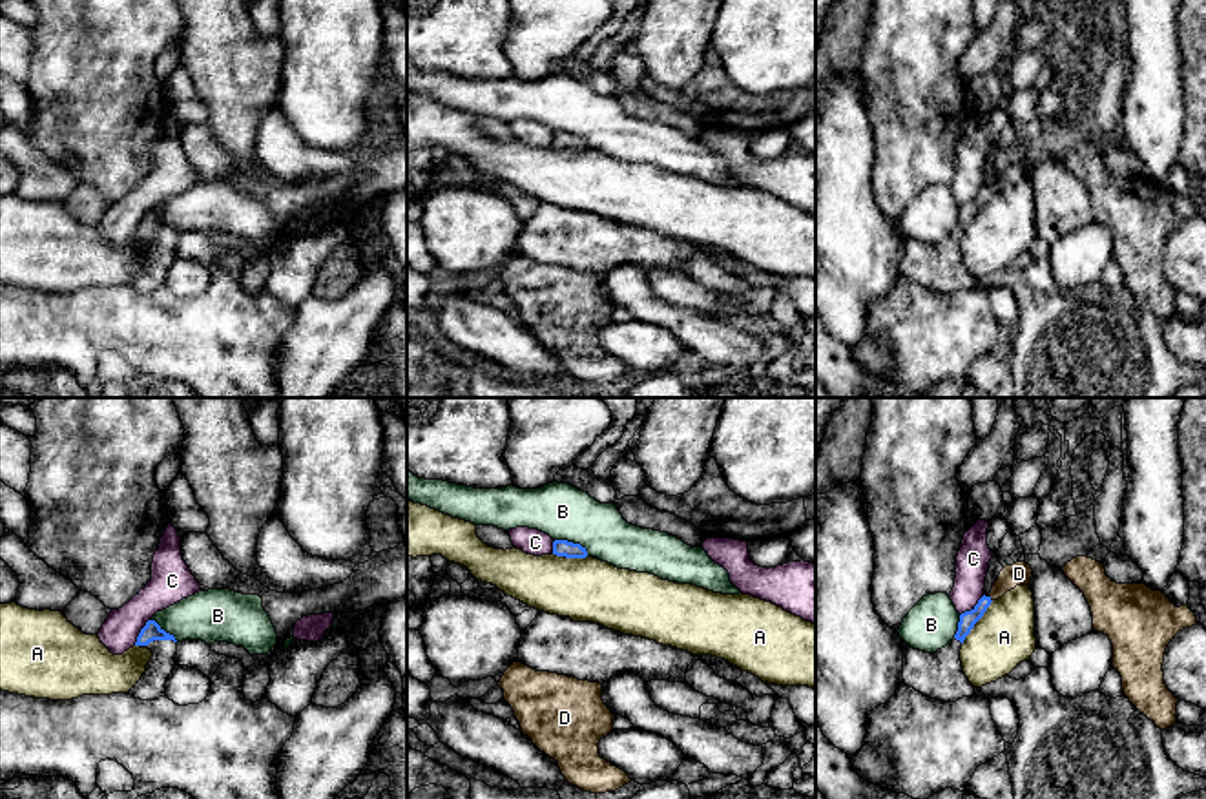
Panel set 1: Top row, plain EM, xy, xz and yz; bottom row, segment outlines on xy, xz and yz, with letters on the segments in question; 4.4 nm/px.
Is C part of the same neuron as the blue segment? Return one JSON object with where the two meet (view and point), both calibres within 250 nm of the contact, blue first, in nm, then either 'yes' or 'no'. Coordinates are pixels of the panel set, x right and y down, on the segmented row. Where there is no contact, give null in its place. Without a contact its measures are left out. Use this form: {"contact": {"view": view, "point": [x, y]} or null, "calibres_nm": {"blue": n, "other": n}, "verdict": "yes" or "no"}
{"contact": {"view": "yz", "point": [971, 610]}, "calibres_nm": {"blue": 70, "other": 150}, "verdict": "no"}

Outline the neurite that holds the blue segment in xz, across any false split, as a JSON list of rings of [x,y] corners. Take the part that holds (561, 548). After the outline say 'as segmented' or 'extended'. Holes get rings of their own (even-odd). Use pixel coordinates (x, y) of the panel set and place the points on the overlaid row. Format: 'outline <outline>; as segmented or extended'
outline [[[555,540],[553,542],[553,555],[566,556],[566,558],[586,558],[587,551],[580,544],[573,544],[567,540]]]; as segmented

